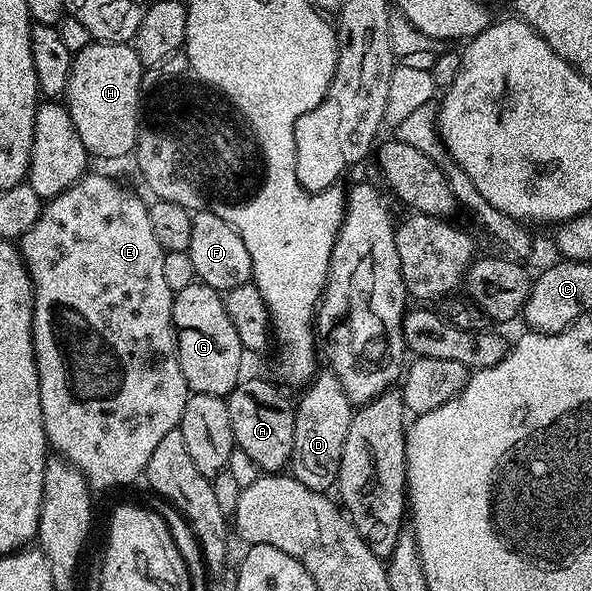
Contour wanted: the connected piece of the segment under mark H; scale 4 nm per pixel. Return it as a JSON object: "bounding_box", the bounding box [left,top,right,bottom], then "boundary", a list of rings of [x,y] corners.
{"bounding_box":[65,41,145,159],"boundary":[[[93,41],[71,56],[65,106],[73,117],[73,129],[81,137],[88,156],[123,159],[132,154],[141,130],[139,90],[144,90],[145,68],[130,42]]]}

